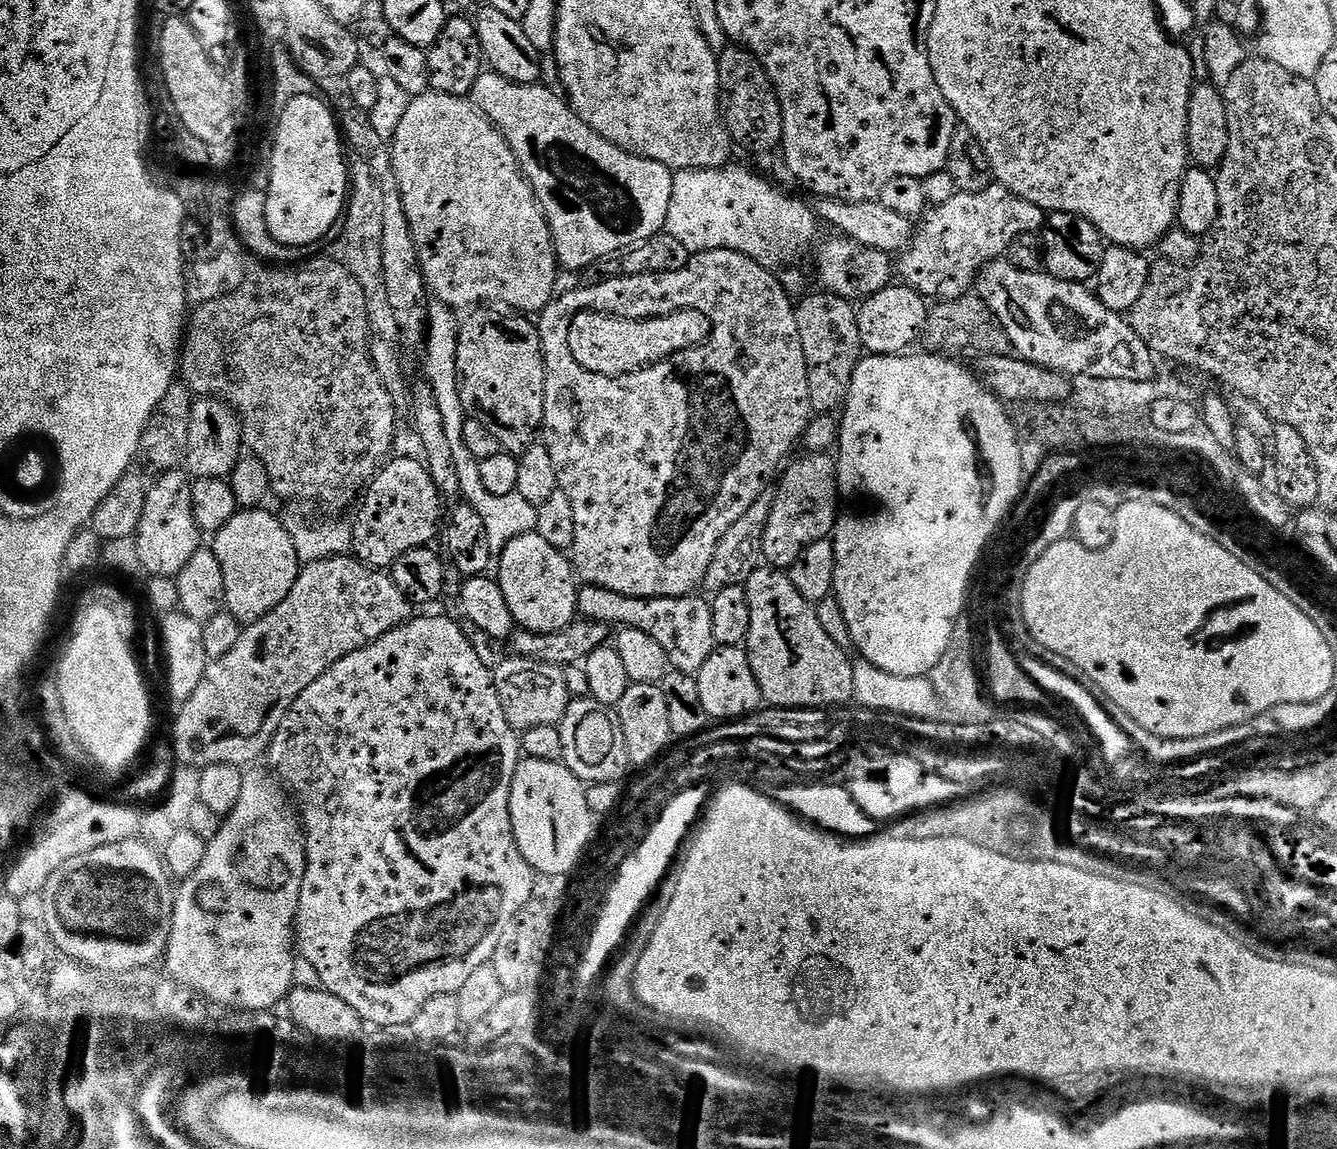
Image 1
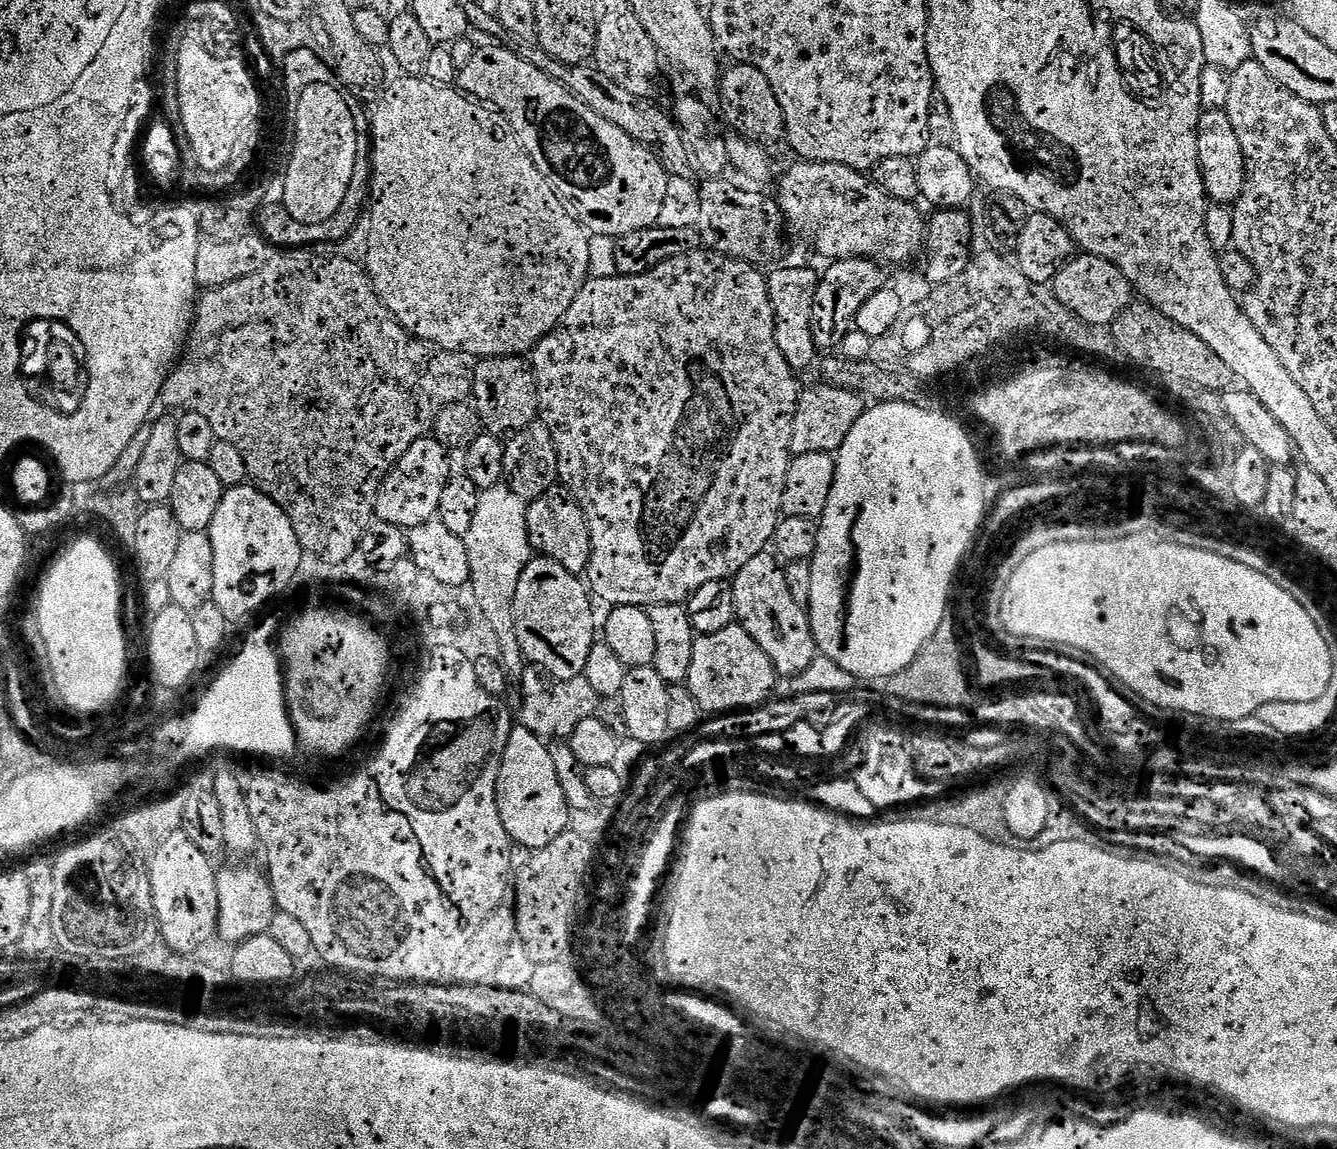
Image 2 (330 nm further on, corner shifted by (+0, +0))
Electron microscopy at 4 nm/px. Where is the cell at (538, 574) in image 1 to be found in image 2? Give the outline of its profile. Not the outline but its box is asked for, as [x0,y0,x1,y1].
[513,555,598,680]

